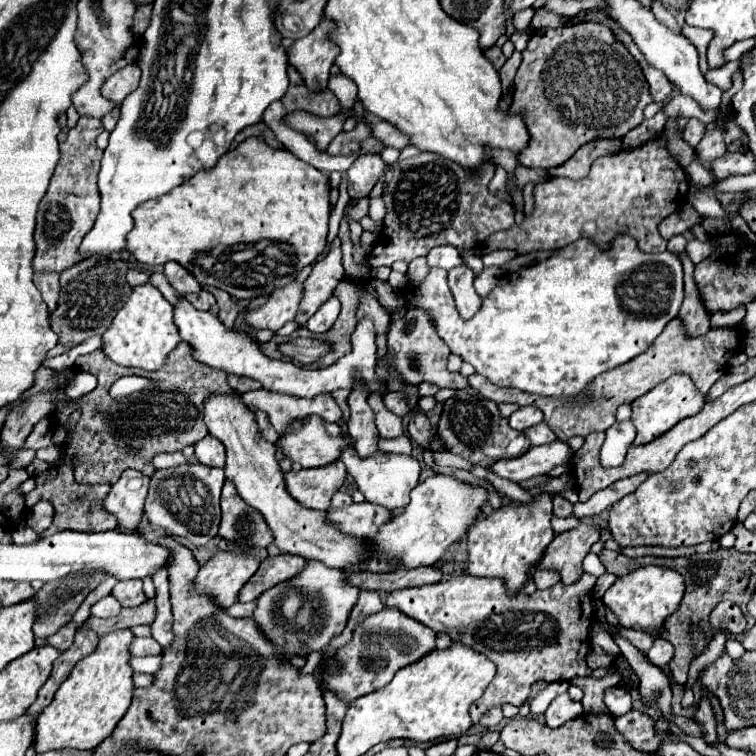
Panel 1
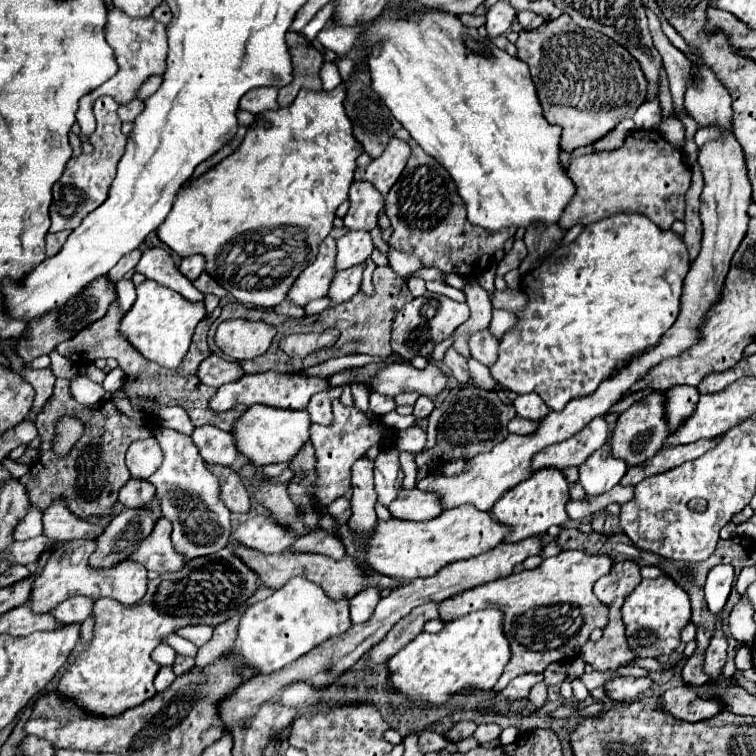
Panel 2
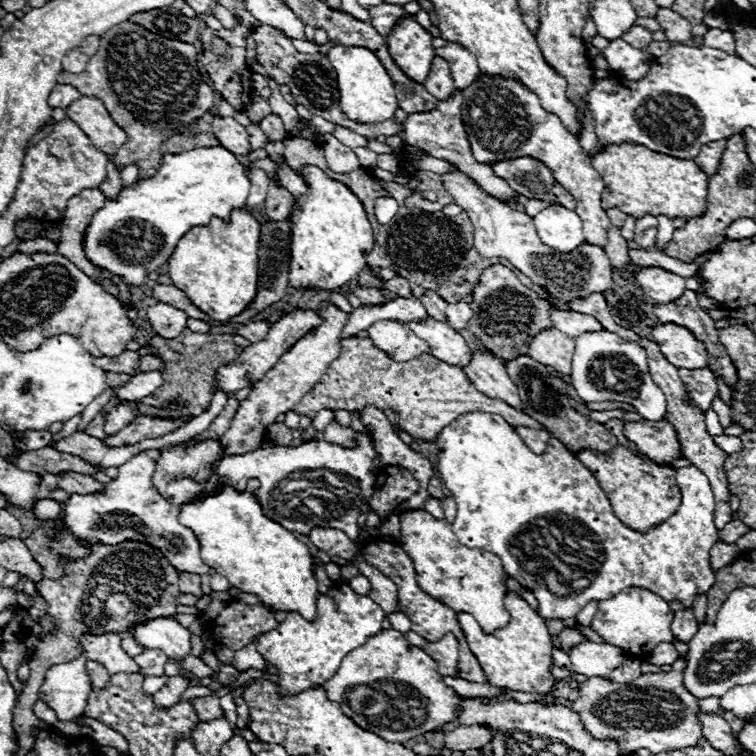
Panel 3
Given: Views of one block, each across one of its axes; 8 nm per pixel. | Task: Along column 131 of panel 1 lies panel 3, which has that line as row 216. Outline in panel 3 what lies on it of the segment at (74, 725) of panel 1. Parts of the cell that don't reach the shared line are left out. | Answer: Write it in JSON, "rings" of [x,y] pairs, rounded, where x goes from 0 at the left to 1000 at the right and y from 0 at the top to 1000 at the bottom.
{"rings":[[[807,193],[799,204],[783,209],[783,220],[802,243],[796,257],[799,278],[817,272],[839,291],[849,286],[884,286],[884,288],[926,288],[934,283],[934,259],[939,233],[923,222],[918,212],[889,209],[881,204],[865,204],[852,193]]]}

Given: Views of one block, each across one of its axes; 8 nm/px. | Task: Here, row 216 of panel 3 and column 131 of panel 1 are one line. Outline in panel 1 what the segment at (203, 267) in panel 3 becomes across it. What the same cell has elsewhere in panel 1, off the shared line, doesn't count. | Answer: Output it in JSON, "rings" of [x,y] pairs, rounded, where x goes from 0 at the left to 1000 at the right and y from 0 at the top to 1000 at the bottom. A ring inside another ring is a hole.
{"rings":[[[328,183],[307,201],[299,201],[283,222],[265,225],[228,254],[185,270],[175,280],[177,302],[167,312],[164,331],[196,352],[230,344],[265,376],[294,381],[312,397],[331,397],[384,376],[402,352],[429,333],[437,286],[434,262],[434,230],[402,217],[378,198],[362,198],[341,183]],[[317,317],[339,333],[331,341],[333,349],[286,347],[278,339],[280,328],[304,328]]]}

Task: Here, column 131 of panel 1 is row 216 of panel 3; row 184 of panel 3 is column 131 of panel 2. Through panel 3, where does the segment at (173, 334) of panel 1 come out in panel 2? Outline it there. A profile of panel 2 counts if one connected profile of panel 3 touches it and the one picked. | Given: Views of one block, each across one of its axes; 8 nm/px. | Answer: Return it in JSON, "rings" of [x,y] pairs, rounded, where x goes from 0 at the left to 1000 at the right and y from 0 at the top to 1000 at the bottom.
{"rings":[[[190,370],[180,378],[180,399],[172,413],[159,426],[159,442],[190,468],[193,476],[201,476],[217,487],[233,487],[251,460],[251,450],[262,426],[272,418],[270,402],[257,402],[243,397],[238,389],[206,376],[204,370]]]}

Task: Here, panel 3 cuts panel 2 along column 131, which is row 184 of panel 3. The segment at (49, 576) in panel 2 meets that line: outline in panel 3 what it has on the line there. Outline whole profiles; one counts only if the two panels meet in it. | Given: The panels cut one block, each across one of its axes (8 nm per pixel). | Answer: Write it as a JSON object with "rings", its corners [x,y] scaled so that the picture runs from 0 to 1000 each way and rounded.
{"rings":[[[638,98],[624,114],[611,119],[611,124],[616,132],[611,140],[611,159],[624,193],[624,206],[635,217],[646,220],[651,220],[653,214],[690,206],[704,206],[720,214],[730,225],[735,241],[762,262],[762,283],[767,283],[772,294],[775,317],[799,328],[807,291],[794,267],[802,246],[783,222],[780,206],[770,198],[765,183],[746,169],[741,156],[735,151],[722,148],[714,140],[712,127],[698,122],[683,106],[648,103]]]}

